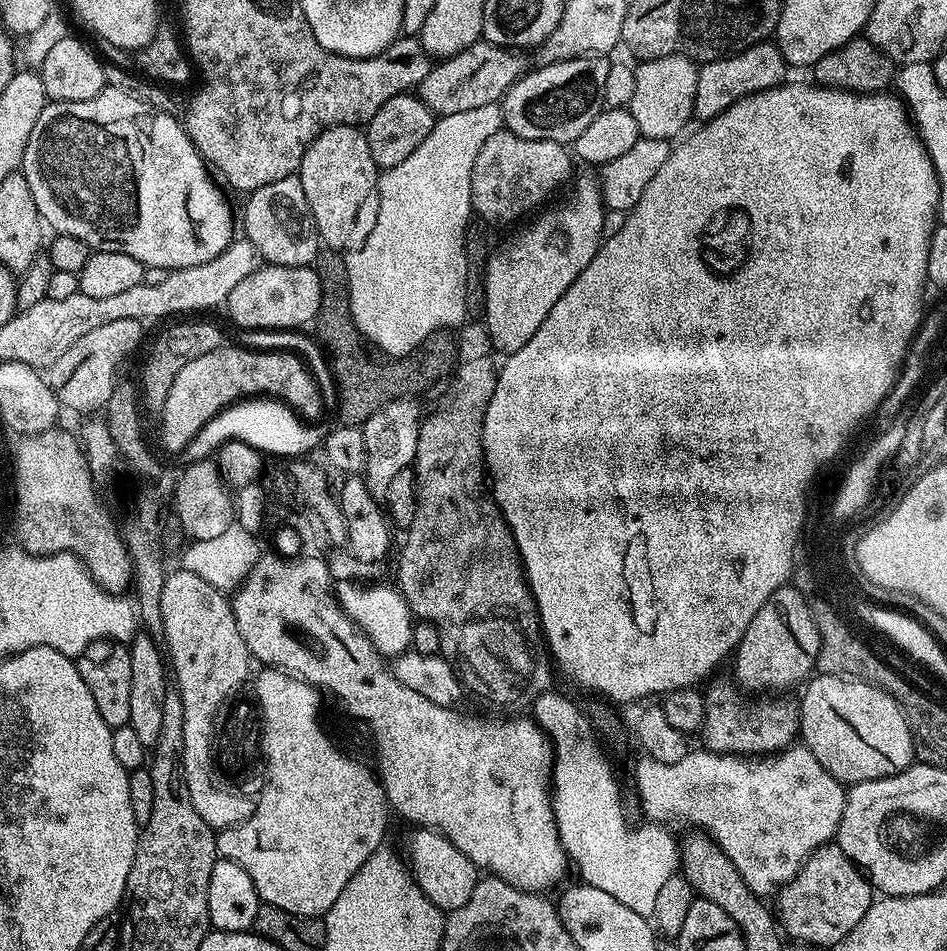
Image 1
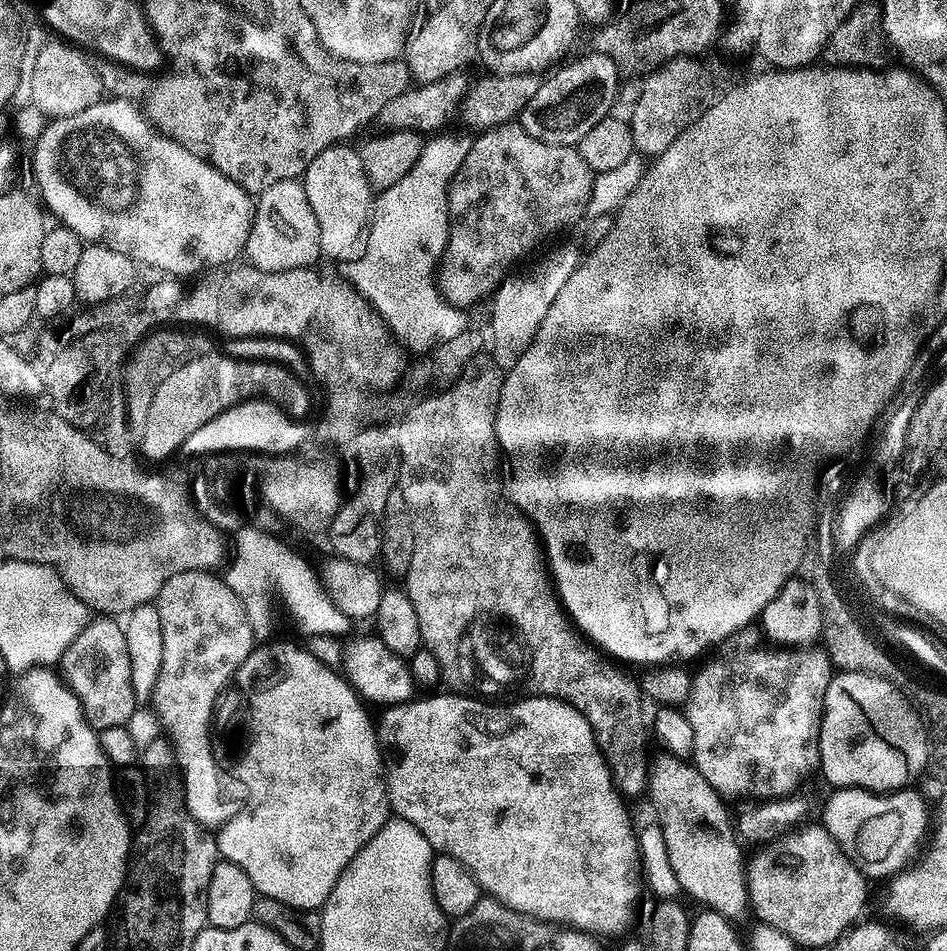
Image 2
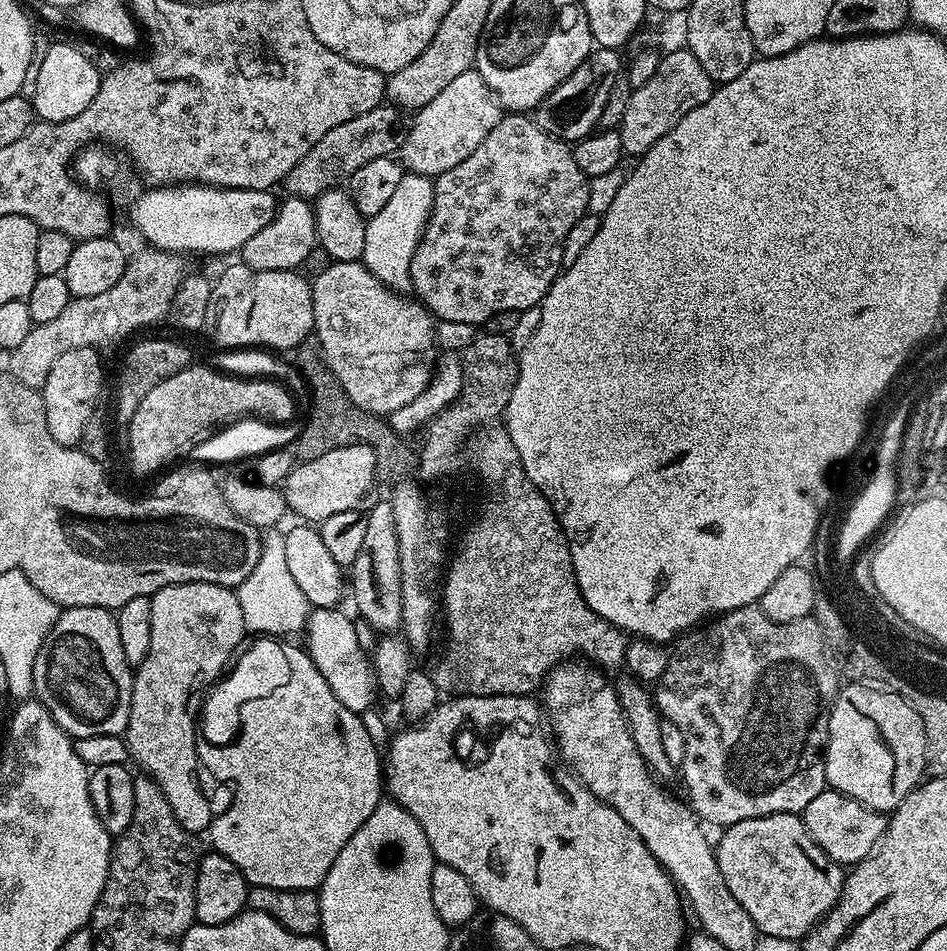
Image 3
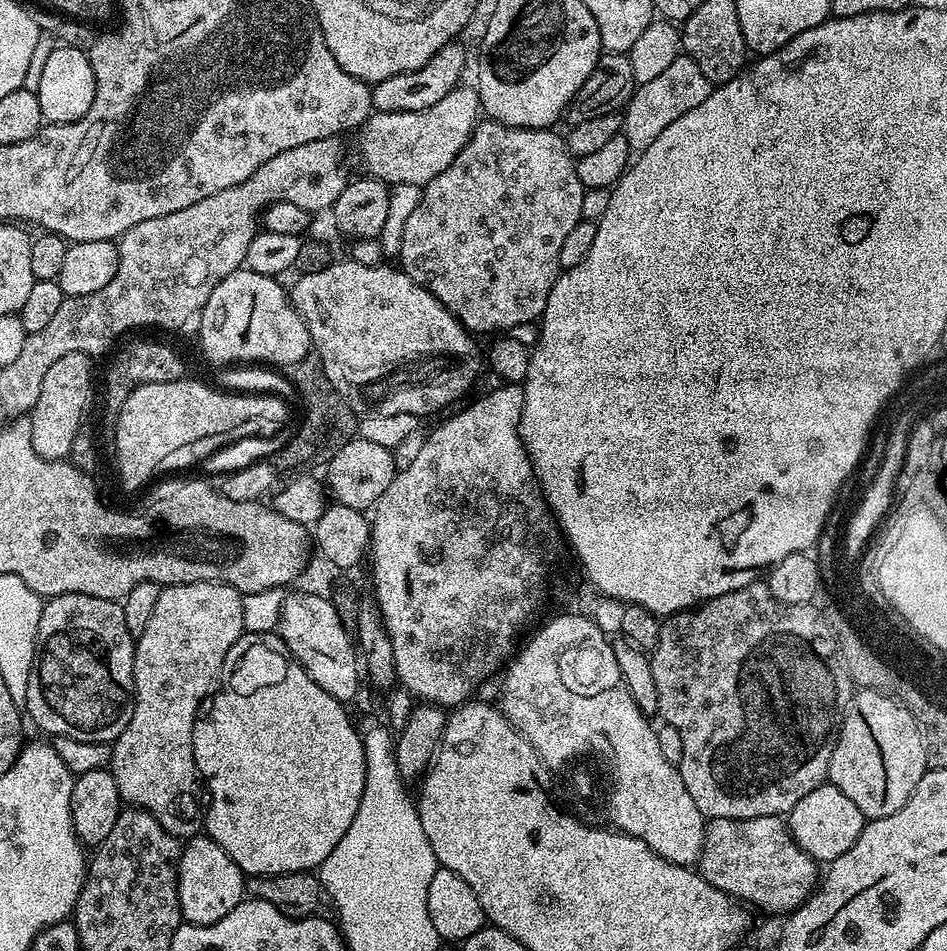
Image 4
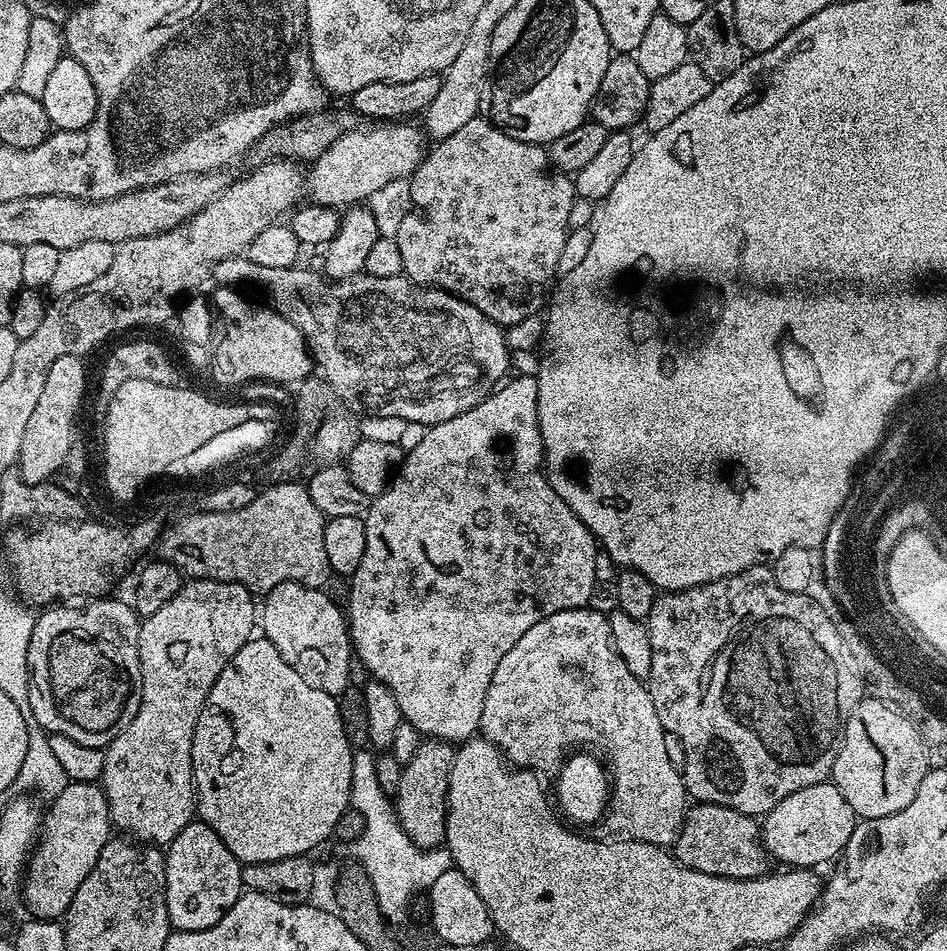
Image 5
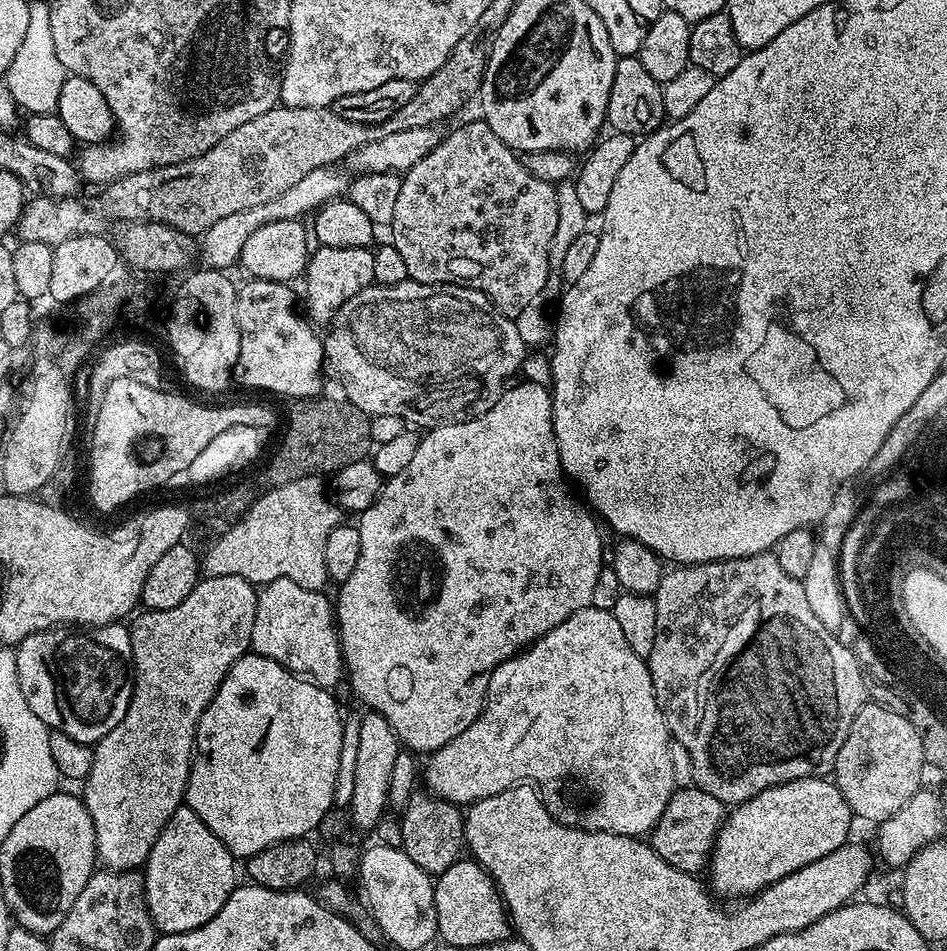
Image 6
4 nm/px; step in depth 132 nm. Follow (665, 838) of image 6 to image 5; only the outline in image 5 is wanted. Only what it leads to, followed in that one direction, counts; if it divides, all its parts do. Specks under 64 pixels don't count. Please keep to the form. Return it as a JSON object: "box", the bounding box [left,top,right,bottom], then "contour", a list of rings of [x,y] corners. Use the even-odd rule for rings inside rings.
{"box":[674,802,770,880],"contour":[[[696,802],[687,809],[684,825],[676,836],[674,855],[679,864],[690,870],[731,880],[753,880],[755,876],[765,875],[770,868],[761,825],[751,816],[717,804]]]}

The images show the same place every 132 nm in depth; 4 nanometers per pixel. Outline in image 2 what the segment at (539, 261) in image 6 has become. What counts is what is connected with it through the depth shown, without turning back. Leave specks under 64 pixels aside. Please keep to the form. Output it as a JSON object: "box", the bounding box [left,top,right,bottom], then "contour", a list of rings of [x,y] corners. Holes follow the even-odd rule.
{"box":[434,122,594,310],"contour":[[[518,122],[499,124],[477,136],[480,137],[469,143],[466,158],[448,183],[448,241],[434,272],[441,299],[465,310],[479,300],[487,301],[508,279],[515,264],[522,263],[559,232],[575,229],[585,219],[594,175],[575,146],[542,142],[526,134]]]}

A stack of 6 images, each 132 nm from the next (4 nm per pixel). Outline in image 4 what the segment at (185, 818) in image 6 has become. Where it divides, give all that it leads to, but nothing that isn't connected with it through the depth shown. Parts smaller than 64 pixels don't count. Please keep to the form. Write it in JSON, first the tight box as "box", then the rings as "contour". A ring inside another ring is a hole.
{"box":[176,834,246,924],"contour":[[[197,834],[187,841],[180,850],[180,865],[176,871],[180,915],[190,924],[213,924],[246,896],[246,873],[206,834]]]}

